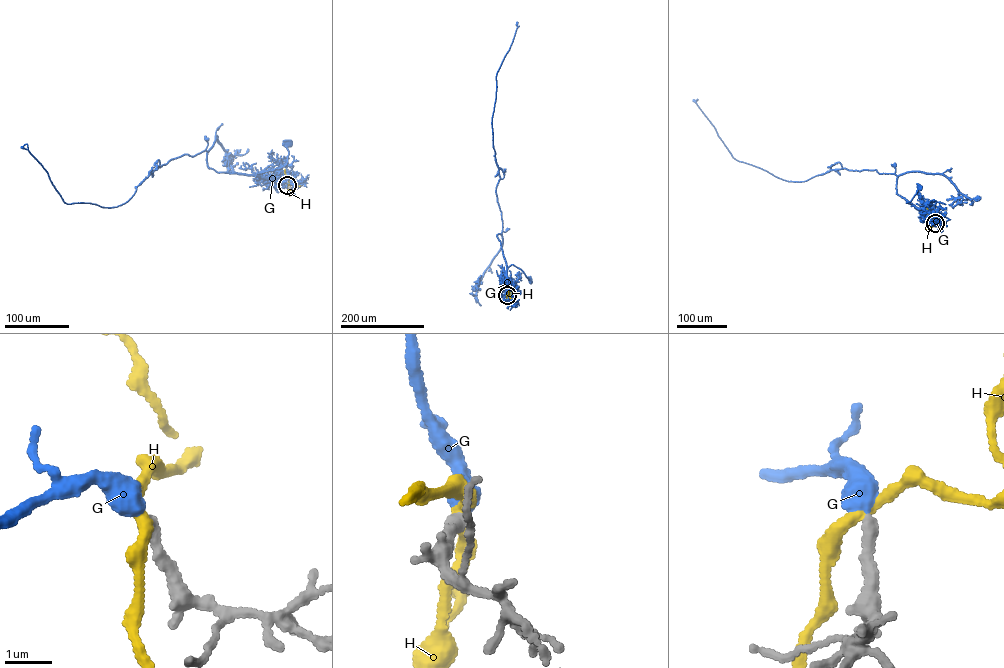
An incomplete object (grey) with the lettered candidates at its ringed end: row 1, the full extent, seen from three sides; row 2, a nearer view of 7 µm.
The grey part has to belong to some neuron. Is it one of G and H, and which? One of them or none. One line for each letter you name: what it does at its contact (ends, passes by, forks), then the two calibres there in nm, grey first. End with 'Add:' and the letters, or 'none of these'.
G: it ends; calibres 260 and 550 nm
Add: G

